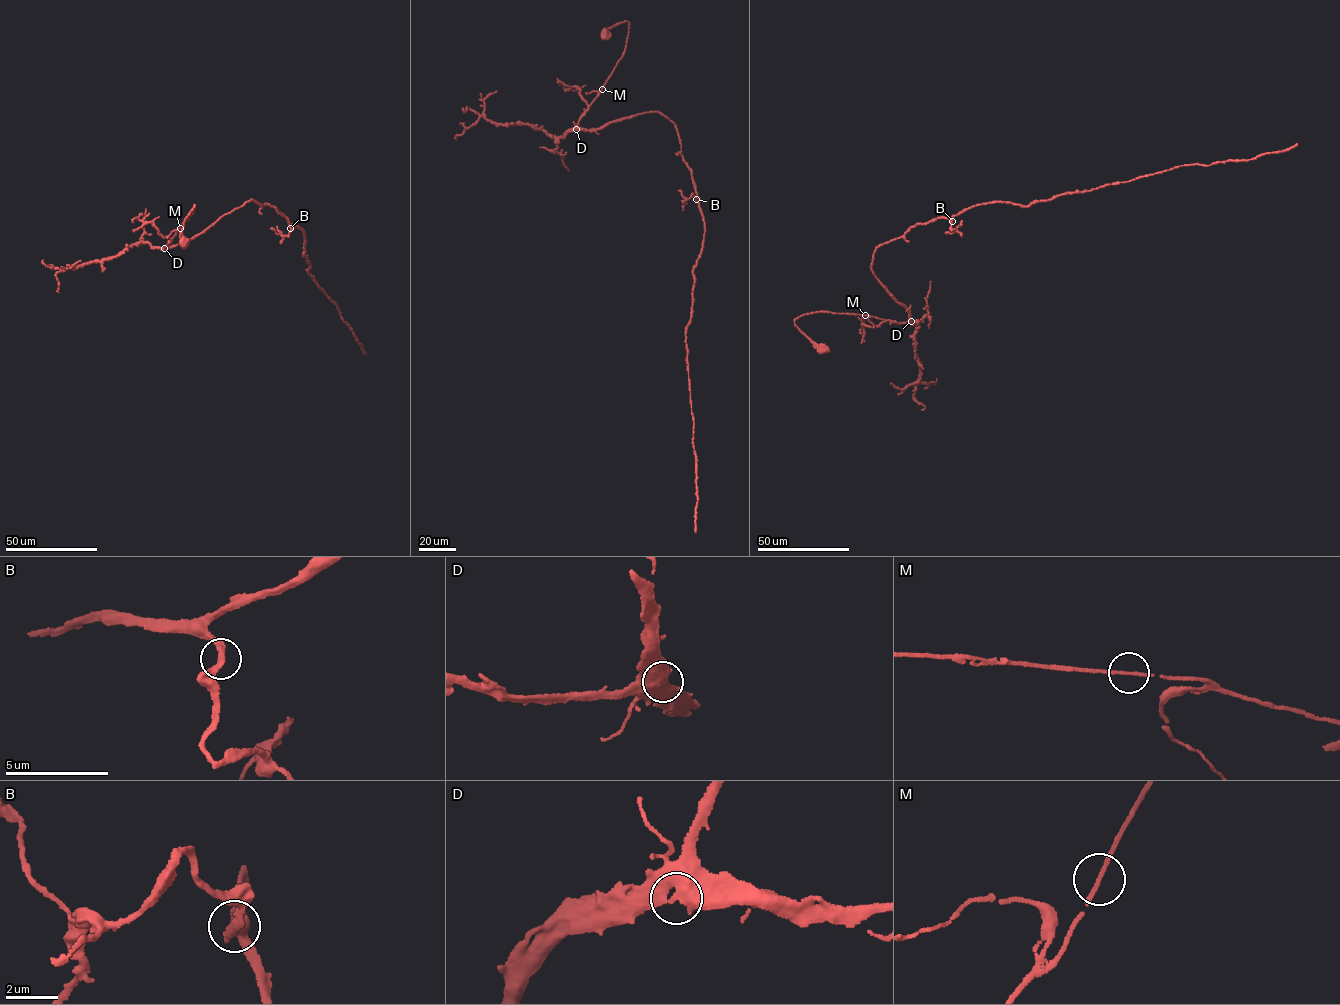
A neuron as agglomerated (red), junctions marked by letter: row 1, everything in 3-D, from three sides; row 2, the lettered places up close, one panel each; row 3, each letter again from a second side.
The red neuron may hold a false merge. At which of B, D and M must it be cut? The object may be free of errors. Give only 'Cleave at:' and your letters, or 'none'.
Cleave at: none

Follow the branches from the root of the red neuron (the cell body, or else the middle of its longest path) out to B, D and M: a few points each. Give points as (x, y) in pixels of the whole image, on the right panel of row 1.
B: (823, 349), (796, 319), (819, 311), (908, 321), (904, 305), (872, 271), (873, 254), (912, 226), (952, 221)
D: (823, 349), (795, 324), (796, 319), (819, 311), (870, 315), (898, 322), (911, 321)
M: (823, 349), (795, 324), (796, 319), (819, 311), (865, 315)

